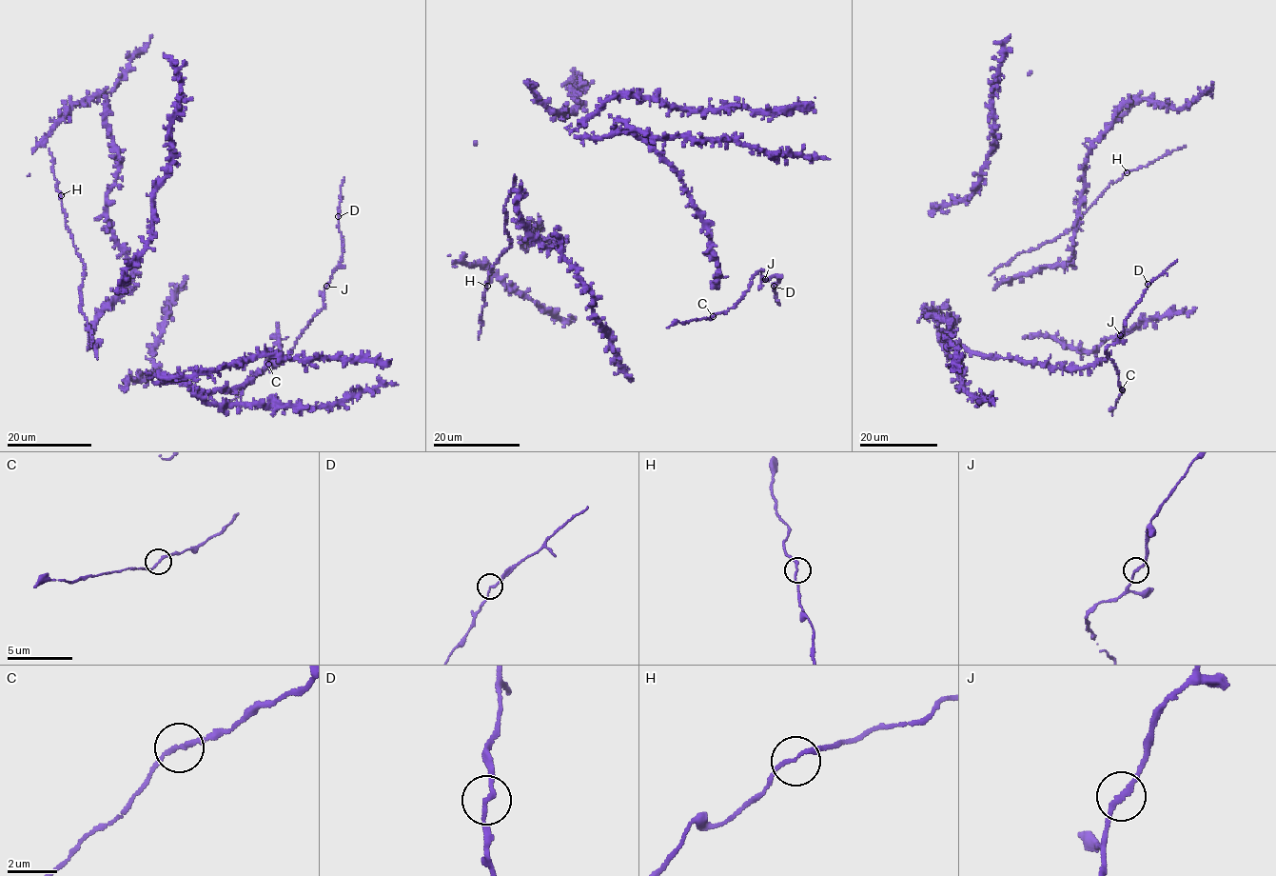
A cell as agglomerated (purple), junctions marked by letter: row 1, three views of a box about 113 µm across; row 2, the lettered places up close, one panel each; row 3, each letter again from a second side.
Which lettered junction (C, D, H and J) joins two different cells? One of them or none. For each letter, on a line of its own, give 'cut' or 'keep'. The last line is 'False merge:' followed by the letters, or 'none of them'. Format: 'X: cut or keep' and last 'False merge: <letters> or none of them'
C: keep
D: keep
H: keep
J: keep
False merge: none of them

